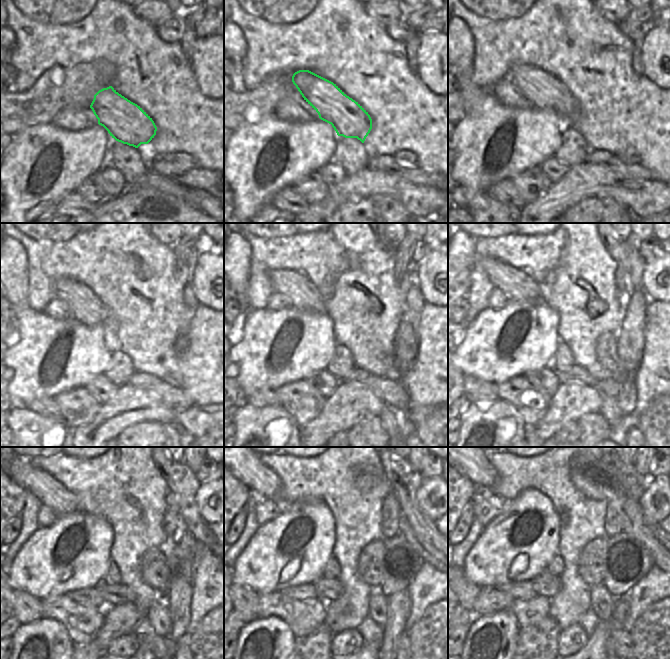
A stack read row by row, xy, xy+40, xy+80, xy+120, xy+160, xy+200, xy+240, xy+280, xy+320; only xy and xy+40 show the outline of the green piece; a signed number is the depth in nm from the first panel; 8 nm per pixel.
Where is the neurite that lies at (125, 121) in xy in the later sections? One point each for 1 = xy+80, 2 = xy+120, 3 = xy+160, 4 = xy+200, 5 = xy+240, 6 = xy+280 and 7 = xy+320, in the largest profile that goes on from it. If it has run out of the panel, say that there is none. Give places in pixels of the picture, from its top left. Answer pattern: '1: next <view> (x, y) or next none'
1: next xy+80 (546, 92)
2: next xy+120 (86, 307)
3: next xy+160 (303, 294)
4: next xy+200 (519, 287)
5: next xy+240 (51, 493)
6: next xy+280 (246, 467)
7: next xy+320 (475, 467)

